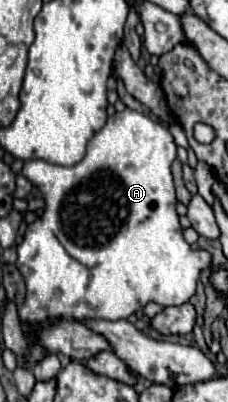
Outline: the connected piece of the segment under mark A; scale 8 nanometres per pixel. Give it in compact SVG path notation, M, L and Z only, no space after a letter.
M126 107L122 113L108 117L106 125L94 133L88 141L86 157L80 163L72 167L54 165L42 159L24 163L22 175L40 189L45 201L43 214L28 225L24 241L18 245L16 261L26 281L26 299L18 307L20 321L30 325L24 333L28 341L26 369L34 369L36 363L48 355L46 349L34 341L34 329L46 325L46 321L54 321L54 317L66 317L68 321L118 321L128 319L150 301L164 307L184 305L196 293L200 273L210 269L212 255L205 250L192 249L184 239L170 171L174 159L176 143L172 133L152 117Z

